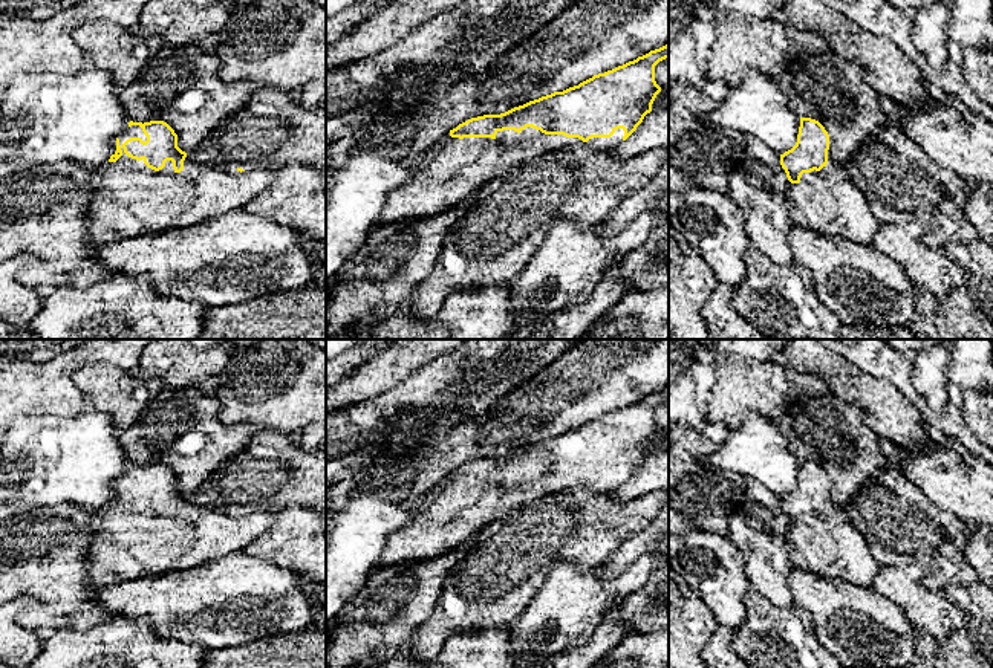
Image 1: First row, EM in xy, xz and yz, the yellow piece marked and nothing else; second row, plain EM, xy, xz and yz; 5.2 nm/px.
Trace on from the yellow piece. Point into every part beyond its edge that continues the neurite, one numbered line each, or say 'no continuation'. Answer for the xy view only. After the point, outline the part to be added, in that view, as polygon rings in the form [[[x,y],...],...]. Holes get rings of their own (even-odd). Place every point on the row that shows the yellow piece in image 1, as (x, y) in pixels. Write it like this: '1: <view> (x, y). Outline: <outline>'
1: xy (129, 199). Outline: [[[139,125],[127,127],[118,136],[122,156],[116,162],[104,162],[98,168],[92,168],[87,231],[96,248],[150,232],[176,231],[226,214],[251,202],[275,179],[277,170],[265,167],[245,168],[240,173],[234,168],[205,165],[187,157],[181,173],[174,171],[171,161],[167,161],[162,170],[155,171],[144,164],[144,159],[136,161],[124,153],[122,144],[130,138],[147,141]]]

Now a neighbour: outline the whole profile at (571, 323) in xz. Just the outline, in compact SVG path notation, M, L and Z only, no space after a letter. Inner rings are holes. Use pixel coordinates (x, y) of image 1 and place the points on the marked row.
M615 266L594 289L589 300L529 323L513 332L508 339L578 339L601 313L627 293L627 289L629 283L618 277L618 266Z

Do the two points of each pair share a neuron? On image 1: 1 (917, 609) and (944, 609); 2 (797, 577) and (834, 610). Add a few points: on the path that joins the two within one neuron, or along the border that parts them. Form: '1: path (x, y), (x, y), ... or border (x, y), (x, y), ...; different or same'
1: path (923, 609), (938, 609); same
2: path (807, 586), (825, 601); same

